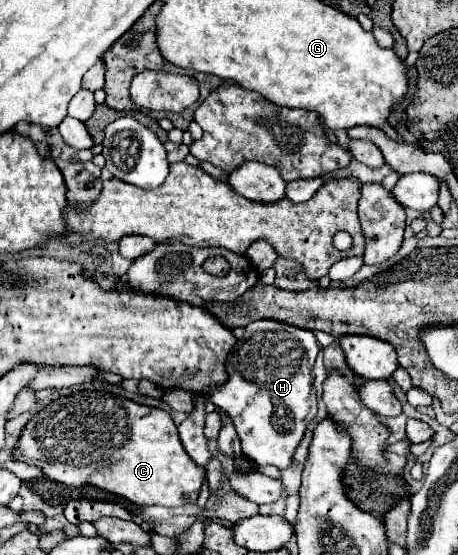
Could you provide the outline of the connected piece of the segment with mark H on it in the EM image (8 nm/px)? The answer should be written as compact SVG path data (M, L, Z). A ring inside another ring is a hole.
M258 319L246 325L244 337L228 353L226 371L230 377L222 387L212 389L212 393L208 393L208 399L232 417L238 437L242 441L242 453L248 459L252 459L256 465L260 467L274 465L278 469L286 469L292 465L296 447L300 445L306 425L310 421L312 395L314 395L312 367L316 355L318 355L318 345L310 329L300 329L272 319Z

